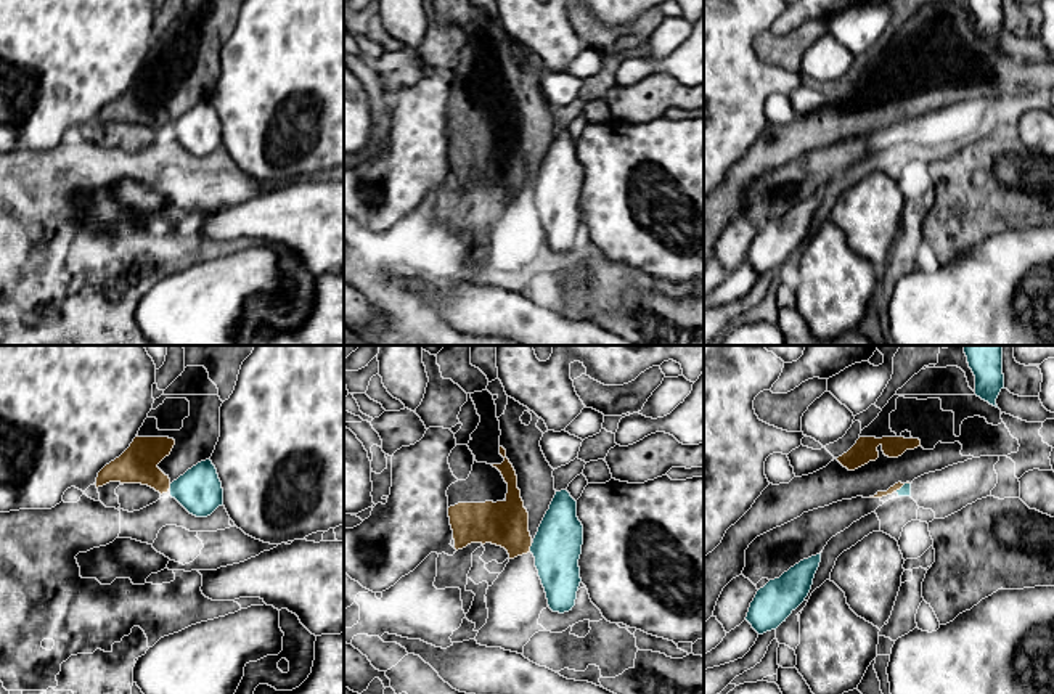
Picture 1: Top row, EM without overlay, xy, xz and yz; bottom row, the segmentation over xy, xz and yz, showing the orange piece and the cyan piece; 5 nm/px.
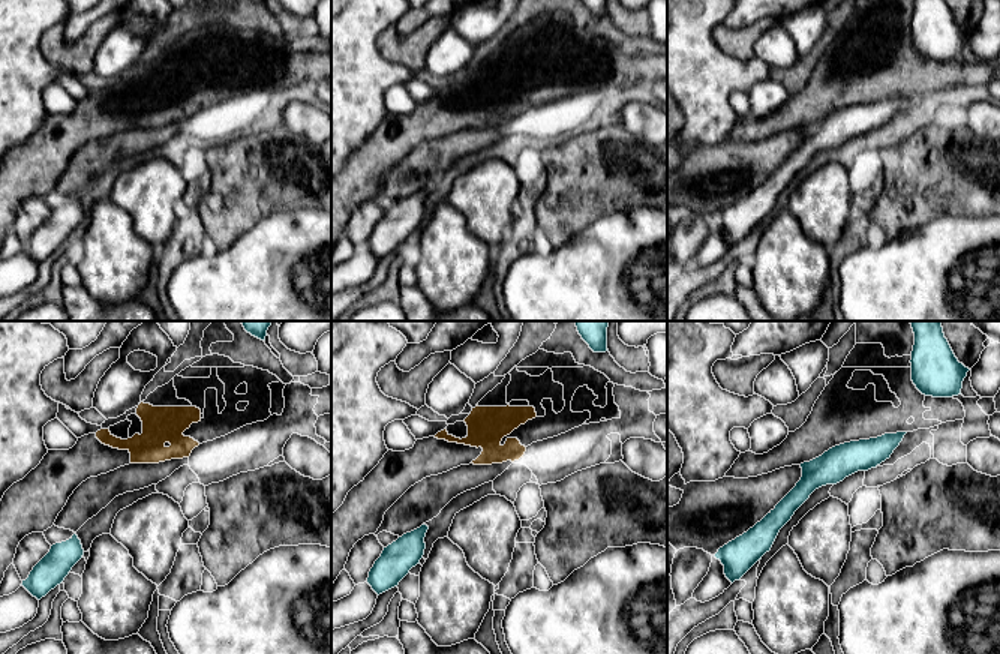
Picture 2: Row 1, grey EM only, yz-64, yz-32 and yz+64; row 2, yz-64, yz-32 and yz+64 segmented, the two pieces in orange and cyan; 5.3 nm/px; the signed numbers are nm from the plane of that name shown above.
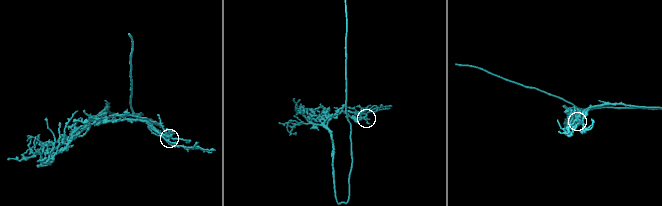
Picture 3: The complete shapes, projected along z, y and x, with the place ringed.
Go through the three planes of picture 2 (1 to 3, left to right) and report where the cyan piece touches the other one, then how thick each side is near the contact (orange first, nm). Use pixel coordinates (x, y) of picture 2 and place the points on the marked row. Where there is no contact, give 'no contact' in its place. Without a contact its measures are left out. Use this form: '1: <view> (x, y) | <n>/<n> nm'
1: no contact
2: no contact
3: no contact

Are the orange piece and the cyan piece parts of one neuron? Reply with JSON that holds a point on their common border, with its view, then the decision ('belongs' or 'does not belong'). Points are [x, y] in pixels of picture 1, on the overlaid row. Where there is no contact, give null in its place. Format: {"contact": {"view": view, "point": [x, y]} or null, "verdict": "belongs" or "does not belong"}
{"contact": {"view": "xz", "point": [529, 548]}, "verdict": "does not belong"}

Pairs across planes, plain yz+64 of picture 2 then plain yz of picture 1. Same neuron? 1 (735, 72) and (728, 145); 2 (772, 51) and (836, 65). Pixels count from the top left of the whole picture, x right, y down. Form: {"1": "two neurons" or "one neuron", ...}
{"1": "one neuron", "2": "one neuron"}

